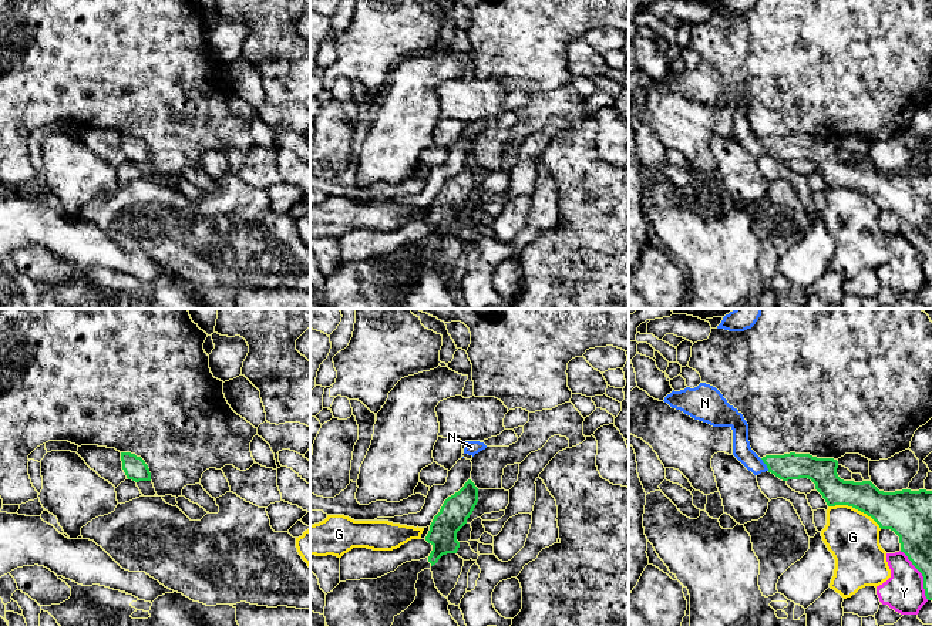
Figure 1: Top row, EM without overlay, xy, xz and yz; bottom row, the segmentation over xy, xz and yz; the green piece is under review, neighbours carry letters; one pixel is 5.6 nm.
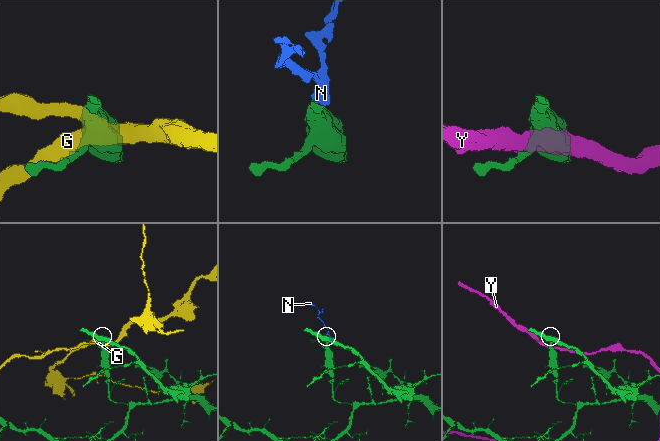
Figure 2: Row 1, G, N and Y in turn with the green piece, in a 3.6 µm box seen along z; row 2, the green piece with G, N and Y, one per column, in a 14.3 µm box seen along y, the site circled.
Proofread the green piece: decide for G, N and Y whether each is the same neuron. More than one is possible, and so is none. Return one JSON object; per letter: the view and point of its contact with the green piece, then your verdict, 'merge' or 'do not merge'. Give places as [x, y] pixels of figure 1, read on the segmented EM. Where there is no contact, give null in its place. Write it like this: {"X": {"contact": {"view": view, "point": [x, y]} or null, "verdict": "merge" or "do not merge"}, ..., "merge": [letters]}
{"G": {"contact": {"view": "yz", "point": [855, 508]}, "verdict": "do not merge"}, "N": {"contact": {"view": "yz", "point": [764, 463]}, "verdict": "merge"}, "Y": {"contact": {"view": "yz", "point": [922, 575]}, "verdict": "do not merge"}, "merge": ["N"]}

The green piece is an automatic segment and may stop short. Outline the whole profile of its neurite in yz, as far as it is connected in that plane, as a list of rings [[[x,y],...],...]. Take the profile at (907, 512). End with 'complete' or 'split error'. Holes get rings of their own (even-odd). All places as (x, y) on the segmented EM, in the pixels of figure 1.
[[[700,383],[694,388],[673,390],[663,401],[672,408],[680,410],[692,418],[713,427],[730,427],[733,430],[733,455],[754,475],[768,471],[783,481],[808,478],[815,484],[815,489],[822,495],[828,506],[852,506],[871,516],[881,529],[894,531],[899,536],[901,552],[922,573],[925,596],[928,600],[932,600],[932,491],[902,489],[884,492],[871,481],[844,481],[837,474],[838,461],[834,458],[817,458],[810,454],[795,452],[760,458],[750,447],[748,424],[743,414],[730,405],[716,387],[706,383]]]; split error

